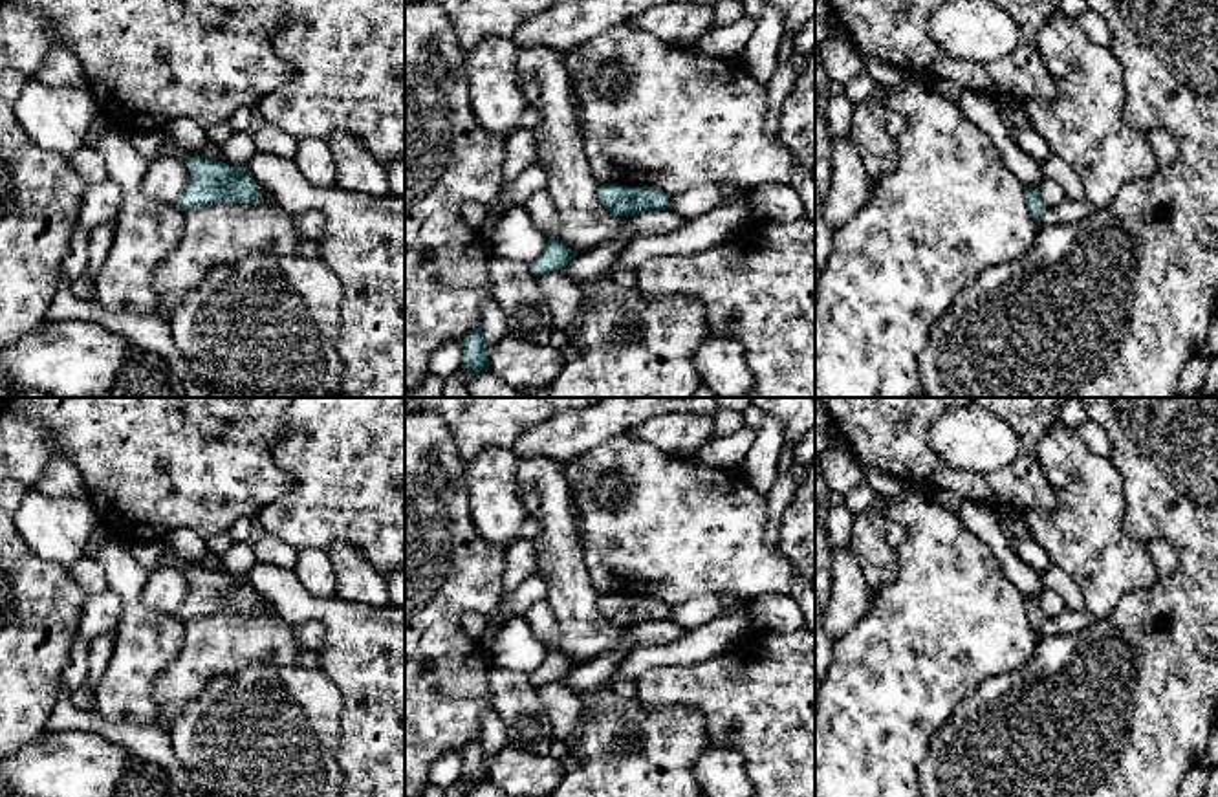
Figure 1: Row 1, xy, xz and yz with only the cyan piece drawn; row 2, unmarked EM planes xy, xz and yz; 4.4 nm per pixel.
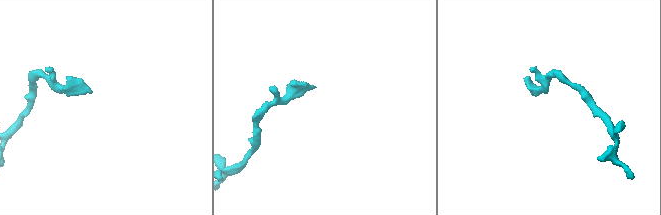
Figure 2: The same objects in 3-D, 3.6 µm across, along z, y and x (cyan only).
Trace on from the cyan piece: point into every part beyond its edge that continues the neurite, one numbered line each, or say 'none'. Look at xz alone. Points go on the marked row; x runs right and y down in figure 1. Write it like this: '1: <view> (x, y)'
none

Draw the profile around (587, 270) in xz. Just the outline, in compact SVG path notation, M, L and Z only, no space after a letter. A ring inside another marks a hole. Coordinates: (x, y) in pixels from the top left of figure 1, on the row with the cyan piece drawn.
M650 209L630 218L612 240L590 253L573 257L562 271L570 275L586 293L610 275L619 251L639 235L669 233L678 229L687 218L669 209Z

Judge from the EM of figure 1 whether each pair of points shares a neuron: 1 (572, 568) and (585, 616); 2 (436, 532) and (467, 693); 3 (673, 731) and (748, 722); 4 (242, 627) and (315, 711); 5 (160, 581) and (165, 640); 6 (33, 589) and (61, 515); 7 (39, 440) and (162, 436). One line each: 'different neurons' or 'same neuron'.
1: same neuron
2: same neuron
3: different neurons
4: different neurons
5: different neurons
6: different neurons
7: same neuron

